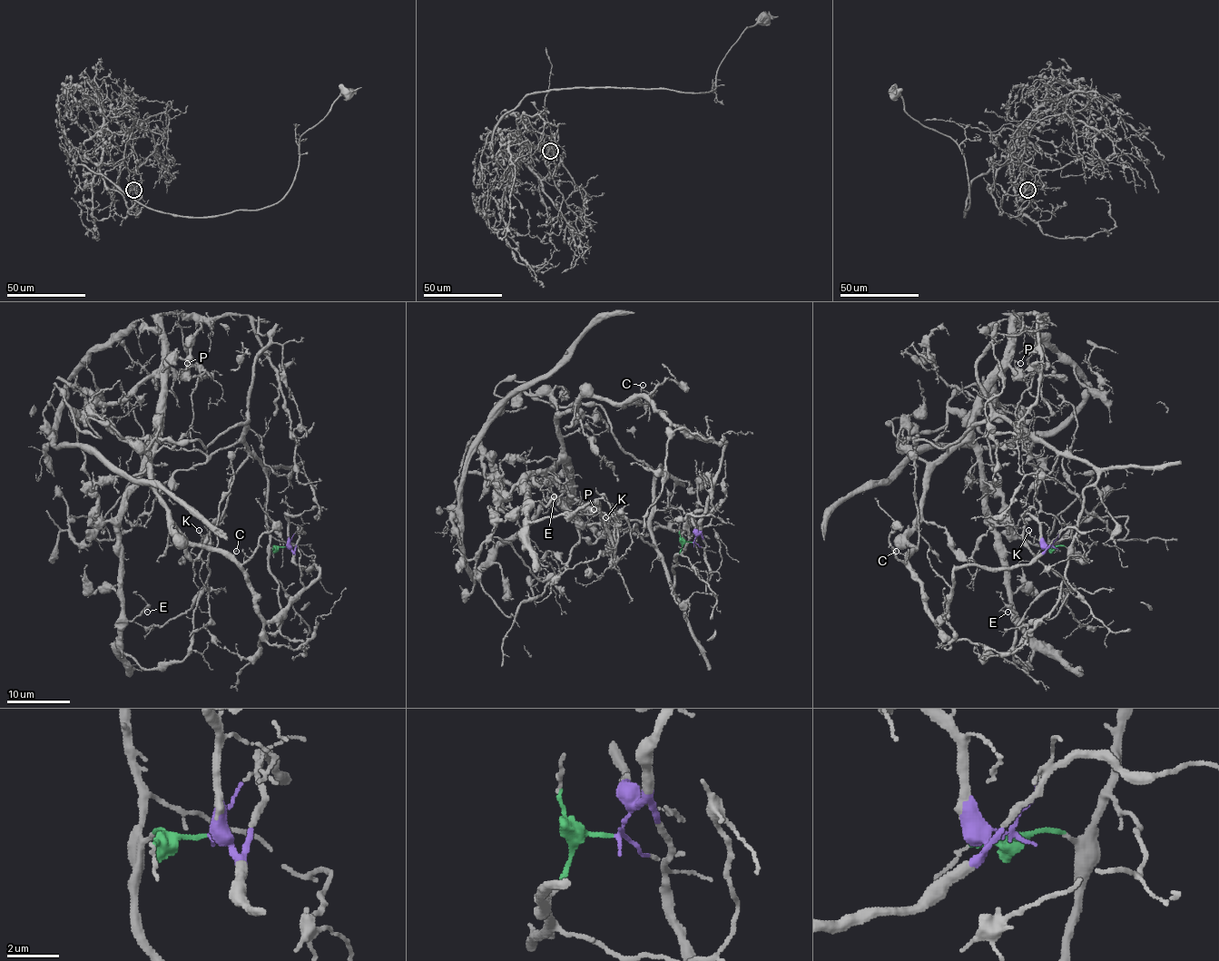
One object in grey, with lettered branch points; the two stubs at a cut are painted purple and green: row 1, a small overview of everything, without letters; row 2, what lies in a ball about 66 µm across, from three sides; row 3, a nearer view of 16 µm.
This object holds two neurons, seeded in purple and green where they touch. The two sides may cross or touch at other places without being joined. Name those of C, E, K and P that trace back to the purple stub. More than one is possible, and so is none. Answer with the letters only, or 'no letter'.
C, E, P

